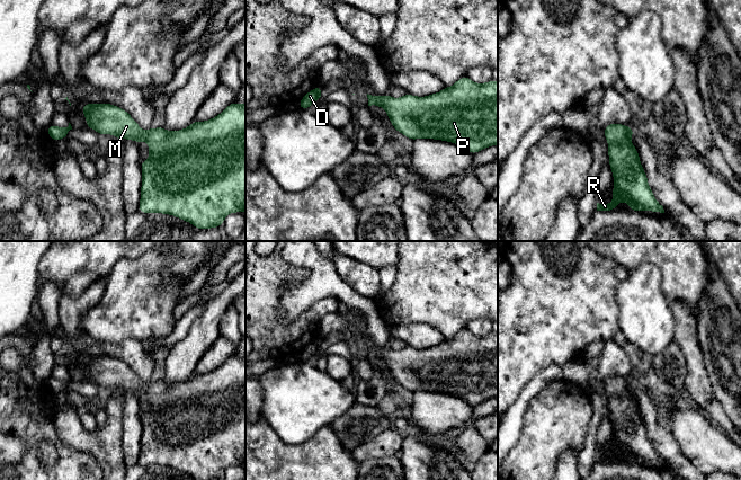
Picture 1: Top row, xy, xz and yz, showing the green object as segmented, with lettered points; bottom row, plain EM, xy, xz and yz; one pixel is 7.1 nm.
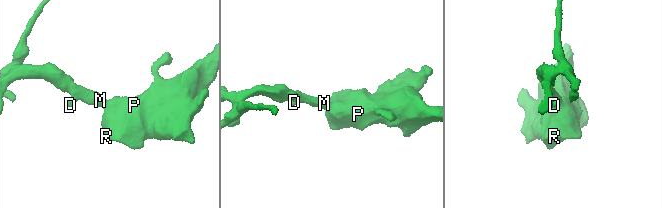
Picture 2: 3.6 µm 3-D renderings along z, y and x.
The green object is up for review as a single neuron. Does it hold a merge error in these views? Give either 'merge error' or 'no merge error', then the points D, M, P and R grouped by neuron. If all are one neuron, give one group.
no merge error | D M P R

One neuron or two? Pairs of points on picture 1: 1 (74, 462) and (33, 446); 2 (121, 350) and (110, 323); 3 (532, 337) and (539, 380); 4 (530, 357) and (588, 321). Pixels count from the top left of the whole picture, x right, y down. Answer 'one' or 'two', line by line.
1: one
2: two
3: two
4: one

